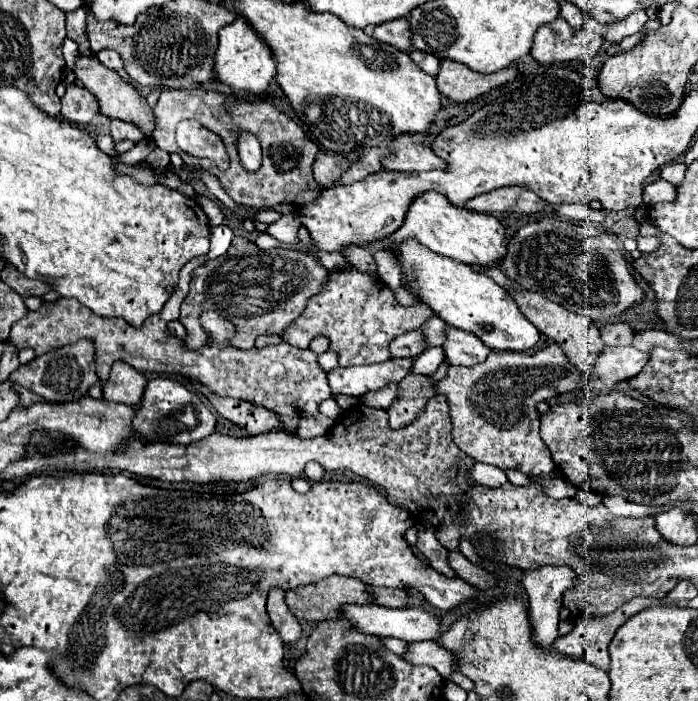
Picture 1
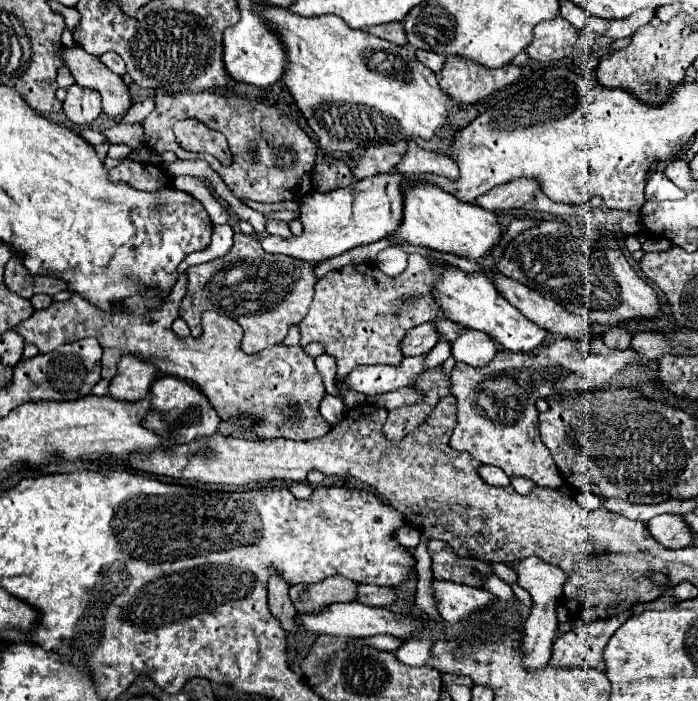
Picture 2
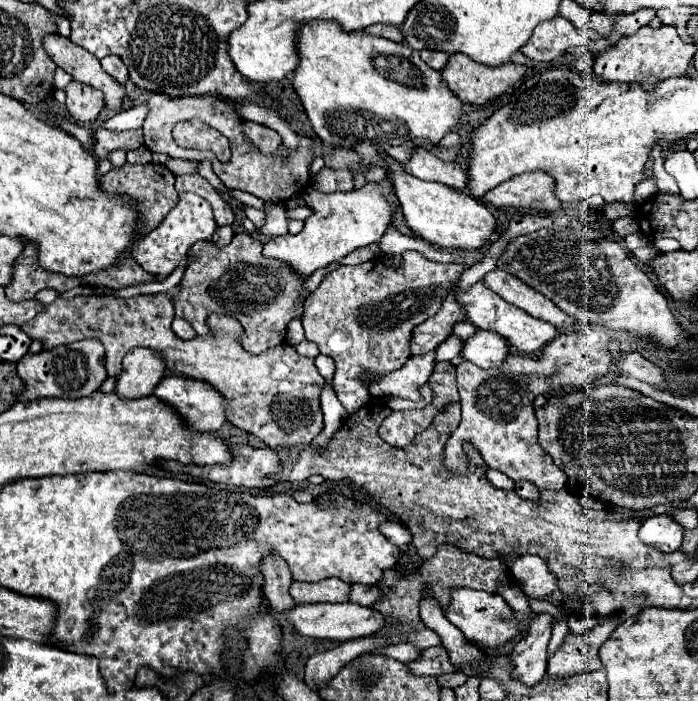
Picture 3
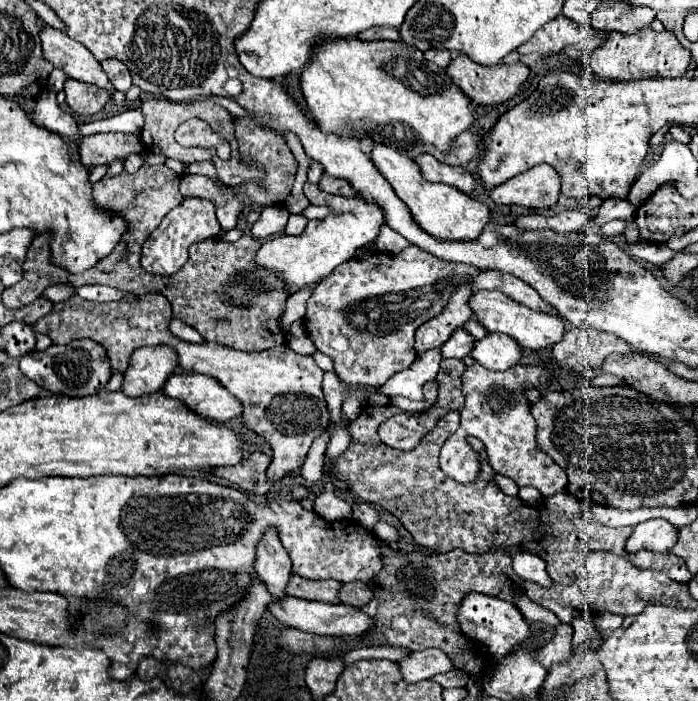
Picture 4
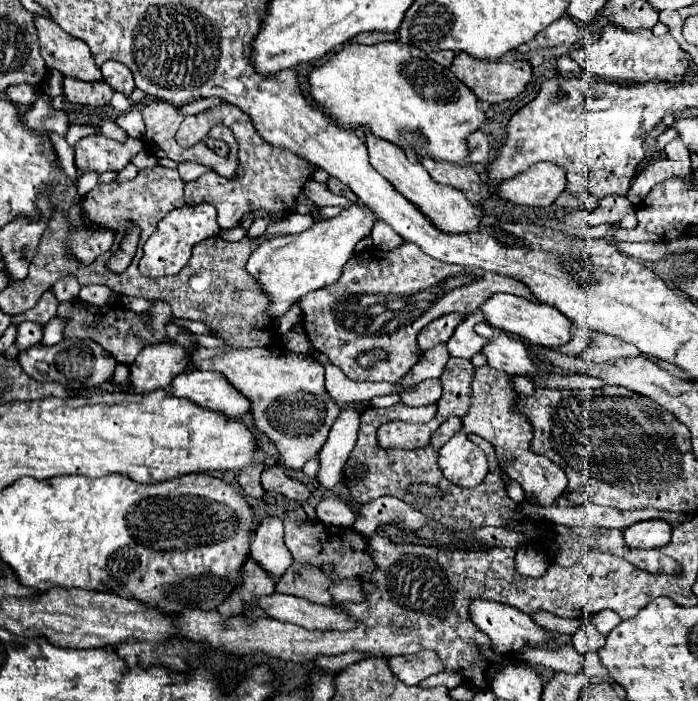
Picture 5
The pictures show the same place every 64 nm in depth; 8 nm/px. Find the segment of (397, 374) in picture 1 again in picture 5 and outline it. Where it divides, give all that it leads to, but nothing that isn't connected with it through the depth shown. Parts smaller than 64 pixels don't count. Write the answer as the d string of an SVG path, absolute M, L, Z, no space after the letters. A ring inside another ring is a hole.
M440 344L438 348L424 352L422 358L418 360L418 364L410 370L410 374L404 380L400 380L400 384L408 390L408 388L414 388L418 382L422 382L426 378L442 376L448 358L450 358L450 354L446 352L446 344Z

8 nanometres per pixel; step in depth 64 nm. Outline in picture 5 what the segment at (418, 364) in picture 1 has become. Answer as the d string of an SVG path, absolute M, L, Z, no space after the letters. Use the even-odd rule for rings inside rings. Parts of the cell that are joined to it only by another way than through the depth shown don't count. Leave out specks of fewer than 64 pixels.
M472 312L464 318L464 322L454 330L448 346L450 356L460 356L460 358L472 358L474 354L482 352L482 344L486 344L488 338L482 338L474 332L474 324L484 322L482 312Z

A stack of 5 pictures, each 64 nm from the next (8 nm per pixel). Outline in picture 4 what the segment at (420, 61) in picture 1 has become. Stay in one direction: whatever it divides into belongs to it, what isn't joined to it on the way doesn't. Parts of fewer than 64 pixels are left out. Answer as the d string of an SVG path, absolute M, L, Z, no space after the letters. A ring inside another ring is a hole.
M428 50L428 52L424 52L424 58L438 64L440 68L446 68L452 60L452 52L450 50Z

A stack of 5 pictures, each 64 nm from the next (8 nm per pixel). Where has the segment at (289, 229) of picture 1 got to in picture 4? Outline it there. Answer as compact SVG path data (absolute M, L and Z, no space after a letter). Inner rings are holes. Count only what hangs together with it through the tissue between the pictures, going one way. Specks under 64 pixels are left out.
M284 206L264 208L260 212L260 218L254 222L250 234L254 238L268 238L272 234L280 234L284 230L284 226L286 226L288 216L290 216L290 212Z

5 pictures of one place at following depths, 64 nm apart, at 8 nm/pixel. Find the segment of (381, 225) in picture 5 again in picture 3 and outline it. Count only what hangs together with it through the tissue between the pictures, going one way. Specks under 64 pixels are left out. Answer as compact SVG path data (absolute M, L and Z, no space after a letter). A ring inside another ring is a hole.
M388 228L388 232L380 240L380 250L384 254L402 254L406 250L418 250L418 248L422 248L422 244L424 242L412 240L408 236L400 234L396 228Z

